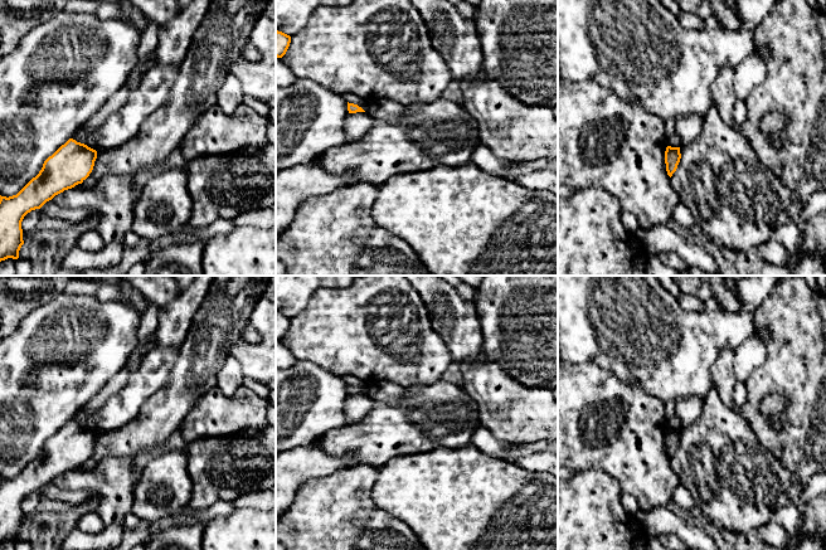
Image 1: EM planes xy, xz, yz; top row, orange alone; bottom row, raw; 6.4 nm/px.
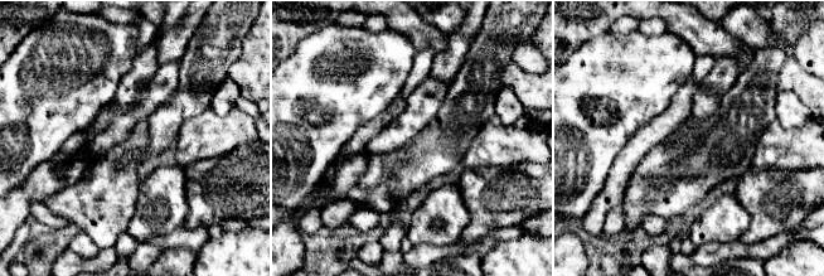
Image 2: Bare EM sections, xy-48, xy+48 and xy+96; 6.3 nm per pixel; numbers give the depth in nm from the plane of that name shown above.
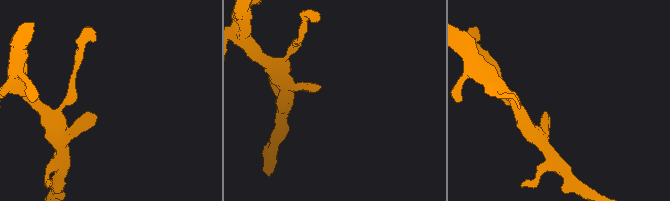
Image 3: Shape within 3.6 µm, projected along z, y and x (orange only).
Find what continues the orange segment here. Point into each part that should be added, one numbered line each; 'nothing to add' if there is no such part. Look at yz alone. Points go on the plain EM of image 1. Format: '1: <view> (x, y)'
nothing to add

